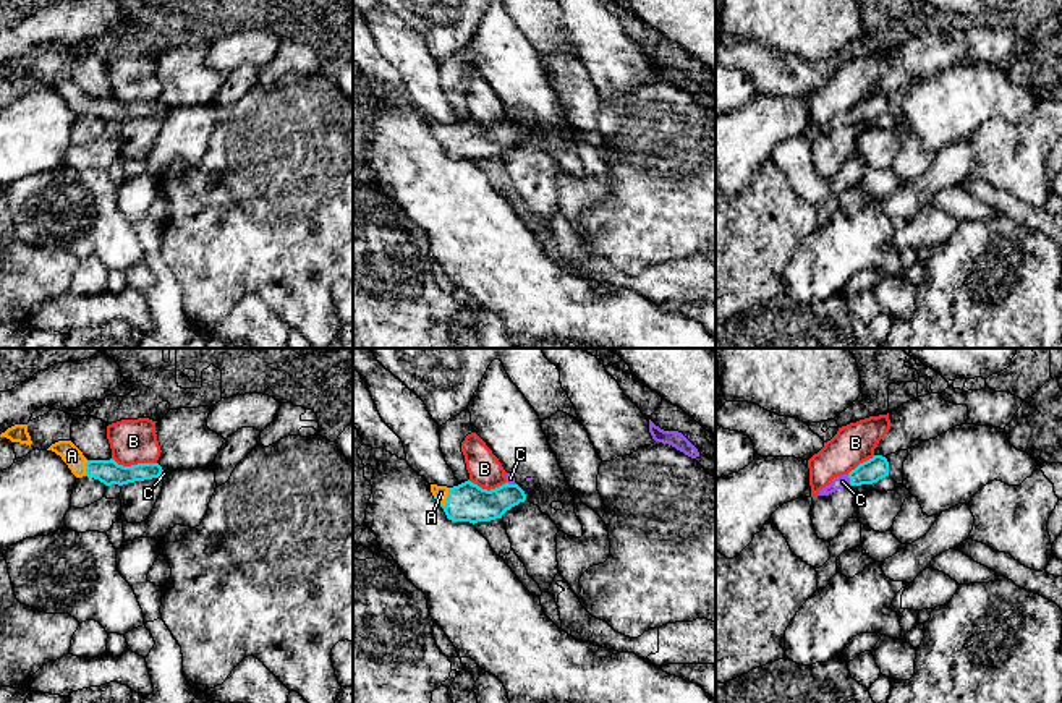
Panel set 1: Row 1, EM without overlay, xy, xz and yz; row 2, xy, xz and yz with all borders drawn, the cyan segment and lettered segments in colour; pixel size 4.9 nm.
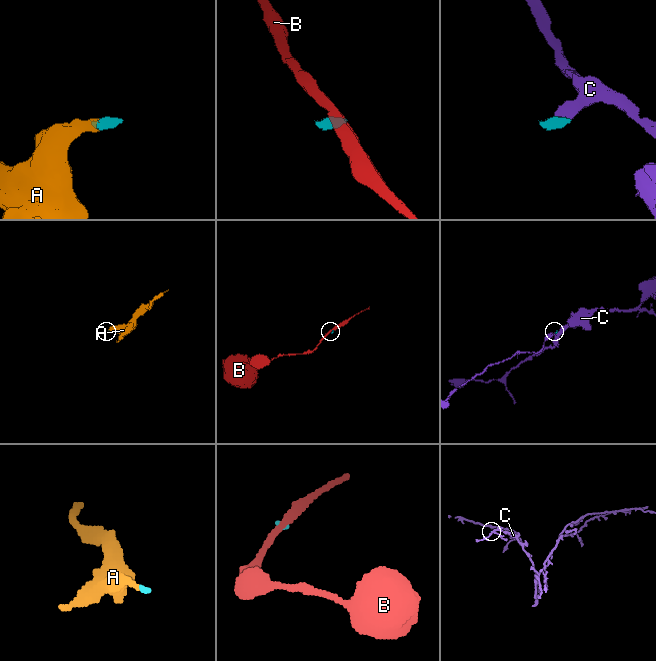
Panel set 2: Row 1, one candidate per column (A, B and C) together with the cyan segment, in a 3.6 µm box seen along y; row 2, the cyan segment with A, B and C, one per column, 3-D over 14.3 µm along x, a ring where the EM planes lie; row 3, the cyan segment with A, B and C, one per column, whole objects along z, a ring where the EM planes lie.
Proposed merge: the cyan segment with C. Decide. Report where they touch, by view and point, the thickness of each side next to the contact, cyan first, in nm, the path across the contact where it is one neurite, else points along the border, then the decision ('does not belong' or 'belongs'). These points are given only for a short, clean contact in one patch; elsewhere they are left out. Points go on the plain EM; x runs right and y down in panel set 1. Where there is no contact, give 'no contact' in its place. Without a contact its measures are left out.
contact yz (850, 117); calibres 120 and 70 nm; way yz (870, 109), (850, 117), (842, 119); belongs

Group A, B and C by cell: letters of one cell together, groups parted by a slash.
A C / B

